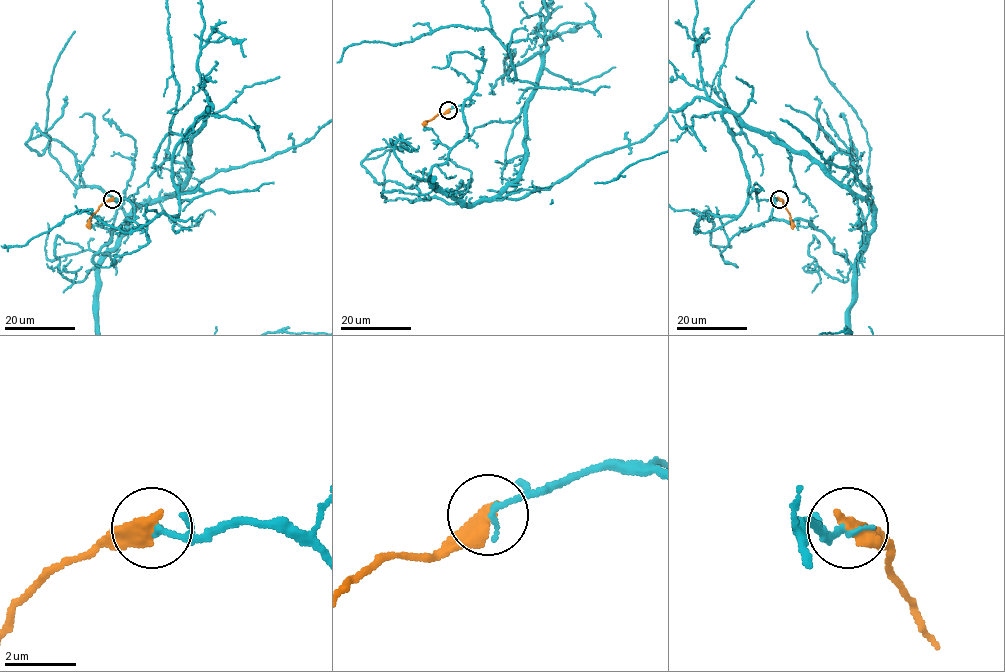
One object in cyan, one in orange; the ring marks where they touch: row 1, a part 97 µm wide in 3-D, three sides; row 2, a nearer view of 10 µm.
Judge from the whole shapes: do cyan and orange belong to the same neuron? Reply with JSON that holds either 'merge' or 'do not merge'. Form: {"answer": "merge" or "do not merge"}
{"answer": "do not merge"}

